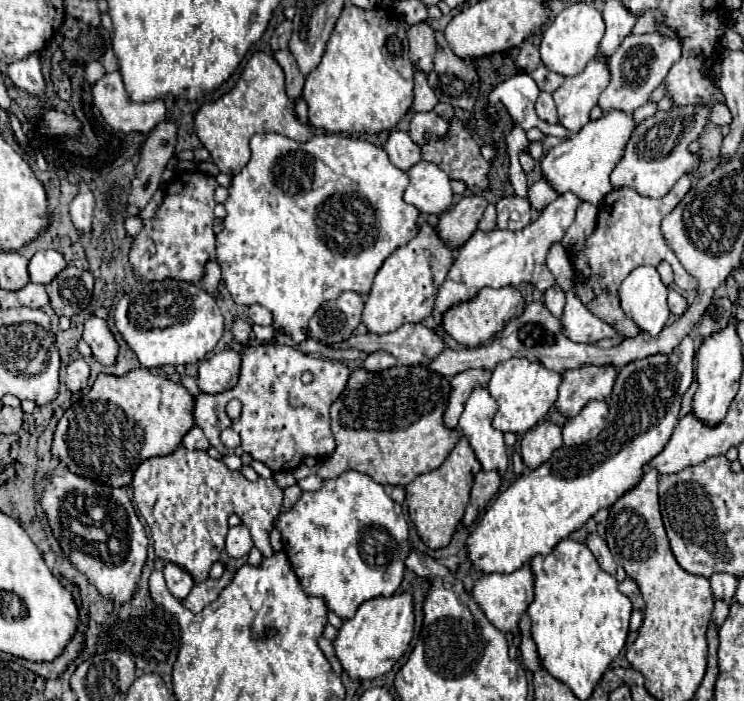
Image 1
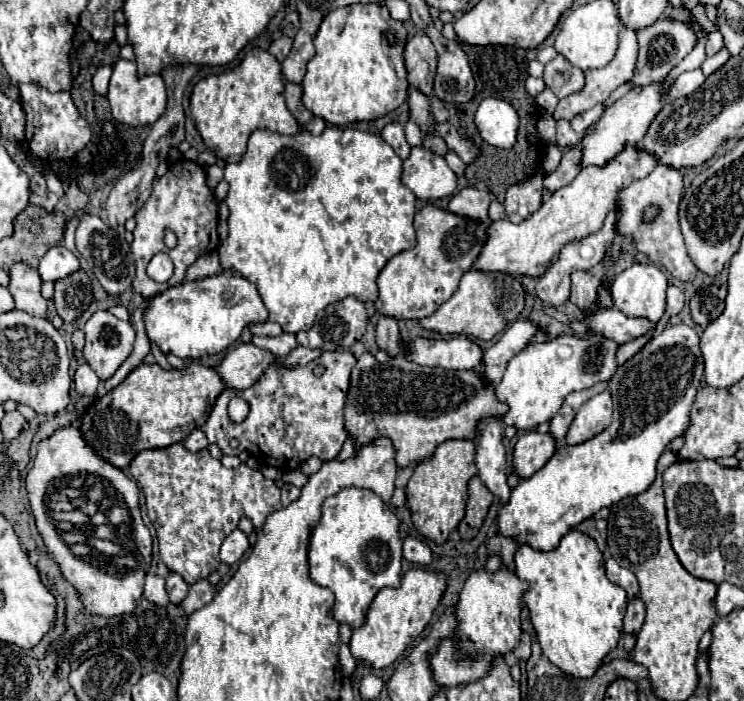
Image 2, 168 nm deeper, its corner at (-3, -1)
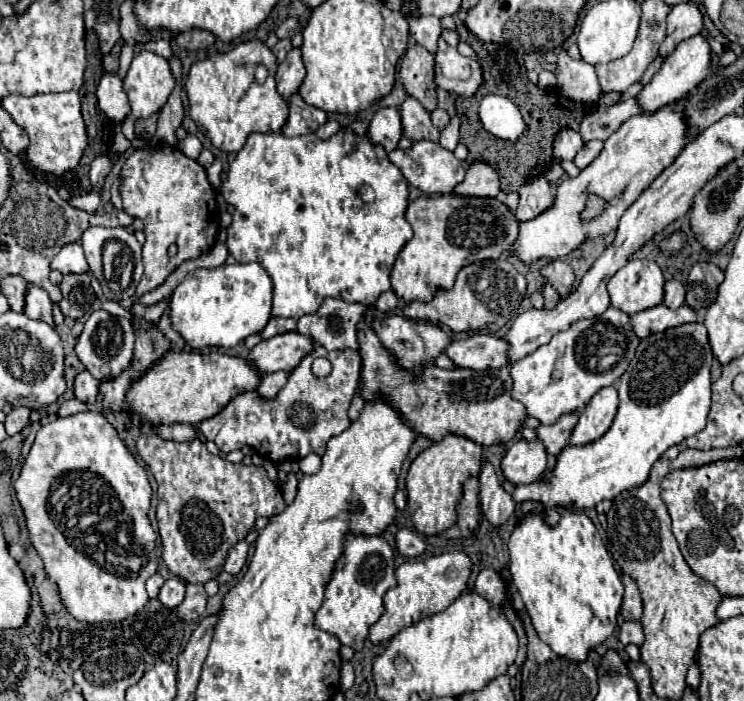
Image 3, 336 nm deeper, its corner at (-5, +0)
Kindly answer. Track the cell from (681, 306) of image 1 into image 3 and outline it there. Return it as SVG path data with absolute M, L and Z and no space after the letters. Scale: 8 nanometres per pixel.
M675 279L667 281L667 283L665 283L663 303L665 303L667 307L673 307L673 309L681 307L681 305L685 303L685 287L683 287L679 281L675 281Z

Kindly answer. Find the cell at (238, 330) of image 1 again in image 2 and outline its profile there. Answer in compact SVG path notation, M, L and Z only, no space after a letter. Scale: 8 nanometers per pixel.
M263 322L263 324L251 324L249 326L253 336L279 336L281 328L275 322Z

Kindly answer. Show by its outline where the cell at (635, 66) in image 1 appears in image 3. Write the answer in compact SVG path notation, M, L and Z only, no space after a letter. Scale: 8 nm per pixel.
M695 1L673 5L667 19L667 39L661 45L661 55L663 57L671 55L681 39L697 35L701 33L701 29L703 29L703 13L699 11L699 5Z

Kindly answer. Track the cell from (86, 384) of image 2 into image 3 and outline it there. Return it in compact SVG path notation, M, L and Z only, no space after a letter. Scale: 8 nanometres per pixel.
M81 371L73 383L75 399L93 405L97 399L97 387L99 387L99 381L93 379L93 375L89 375L89 371Z

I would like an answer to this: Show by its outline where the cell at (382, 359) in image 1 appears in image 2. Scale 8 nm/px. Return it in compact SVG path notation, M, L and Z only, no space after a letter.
M379 316L379 324L375 328L375 338L377 338L377 346L381 350L385 350L389 356L401 354L401 336L399 336L399 326L397 326L395 318Z

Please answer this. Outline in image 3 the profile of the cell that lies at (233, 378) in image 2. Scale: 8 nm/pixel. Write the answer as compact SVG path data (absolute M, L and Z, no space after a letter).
M291 331L261 341L249 351L247 359L263 375L275 371L293 371L301 363L301 359L313 351L313 347L315 343L309 335Z

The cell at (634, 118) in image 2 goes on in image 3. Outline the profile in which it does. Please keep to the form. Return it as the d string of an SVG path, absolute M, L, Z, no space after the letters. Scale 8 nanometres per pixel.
M693 35L685 41L681 41L677 45L677 49L665 59L659 73L637 95L643 111L657 111L669 103L679 101L681 97L687 97L707 75L711 75L711 53L713 53L713 49L709 45L709 37L705 37L705 35Z

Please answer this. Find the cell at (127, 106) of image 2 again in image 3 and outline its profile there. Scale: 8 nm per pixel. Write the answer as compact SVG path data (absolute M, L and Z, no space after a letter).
M141 51L133 57L133 63L129 67L129 73L123 81L123 87L125 87L125 93L129 97L129 103L131 103L131 113L129 117L125 119L123 123L123 135L133 141L135 135L133 135L133 125L139 117L149 117L153 113L159 113L163 109L163 105L167 103L173 87L175 87L175 79L171 75L171 67L169 67L169 61L163 59L161 55L157 53L151 53L151 51Z

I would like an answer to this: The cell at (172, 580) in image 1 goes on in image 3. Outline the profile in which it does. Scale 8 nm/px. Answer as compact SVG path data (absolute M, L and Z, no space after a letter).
M171 577L165 581L165 585L161 587L159 591L159 601L169 607L169 609L175 609L185 597L185 581L179 579L179 577Z

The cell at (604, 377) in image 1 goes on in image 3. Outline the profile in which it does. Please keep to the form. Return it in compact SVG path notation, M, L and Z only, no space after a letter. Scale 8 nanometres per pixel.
M569 413L569 415L563 415L557 423L541 425L537 429L537 441L545 445L545 451L549 455L557 457L569 445L569 437L573 433L573 427L577 425L577 417L579 413Z

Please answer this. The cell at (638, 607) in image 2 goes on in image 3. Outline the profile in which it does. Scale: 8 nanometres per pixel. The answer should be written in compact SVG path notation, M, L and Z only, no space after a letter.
M625 621L625 623L621 625L619 639L621 639L623 645L633 643L633 645L641 647L641 645L643 645L643 627L641 627L641 623L639 623L639 621Z

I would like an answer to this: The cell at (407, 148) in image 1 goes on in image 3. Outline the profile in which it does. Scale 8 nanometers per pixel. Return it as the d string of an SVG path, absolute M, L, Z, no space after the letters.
M395 107L377 109L367 129L369 141L381 145L385 151L393 151L397 149L401 135L403 135L403 127L401 127L399 111Z

